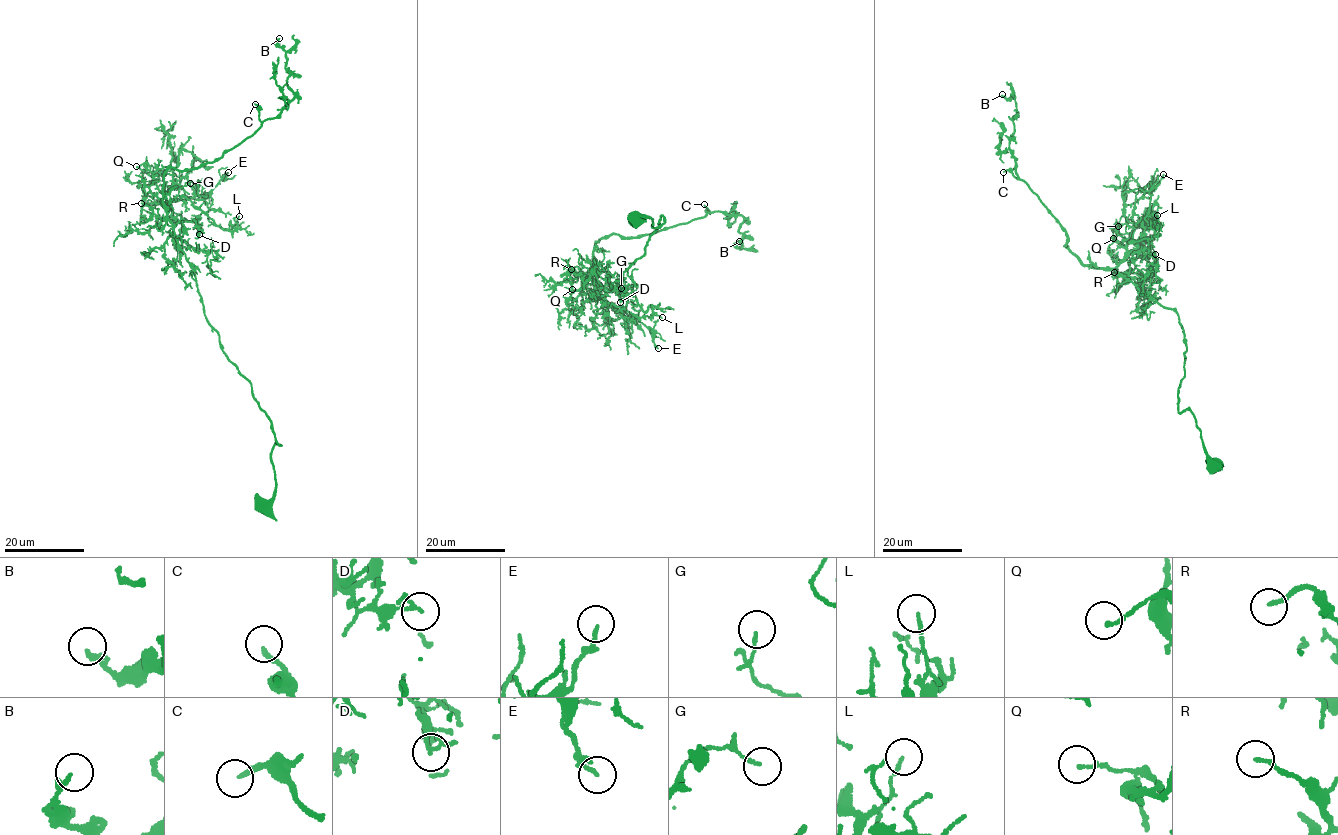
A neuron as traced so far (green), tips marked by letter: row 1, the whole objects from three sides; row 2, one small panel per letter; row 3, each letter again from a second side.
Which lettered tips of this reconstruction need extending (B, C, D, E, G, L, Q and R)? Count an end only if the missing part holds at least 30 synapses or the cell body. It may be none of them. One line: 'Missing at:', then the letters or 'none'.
Missing at: C

